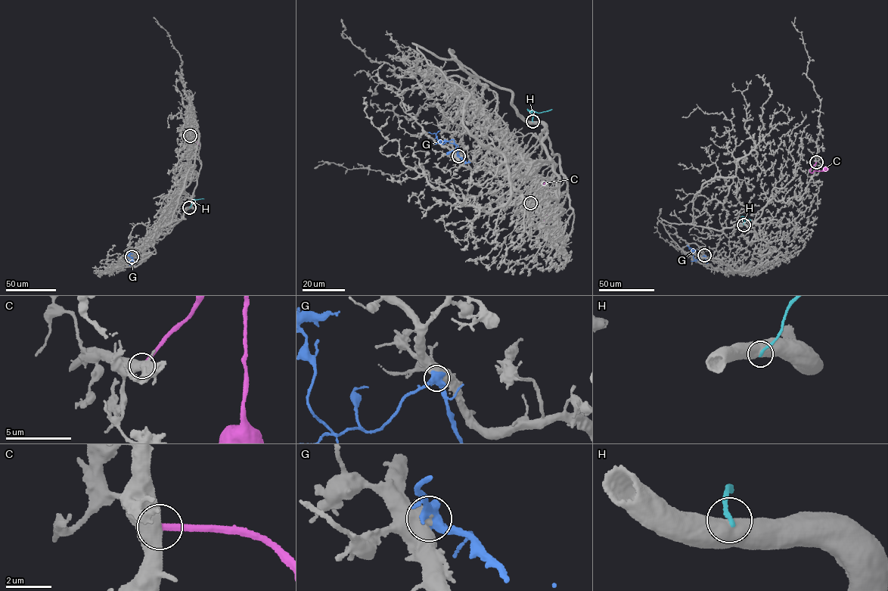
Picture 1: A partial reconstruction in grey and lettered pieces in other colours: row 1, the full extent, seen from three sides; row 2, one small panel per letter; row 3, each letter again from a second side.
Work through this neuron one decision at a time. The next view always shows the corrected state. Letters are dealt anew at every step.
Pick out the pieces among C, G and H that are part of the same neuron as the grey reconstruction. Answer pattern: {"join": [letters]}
{"join": []}

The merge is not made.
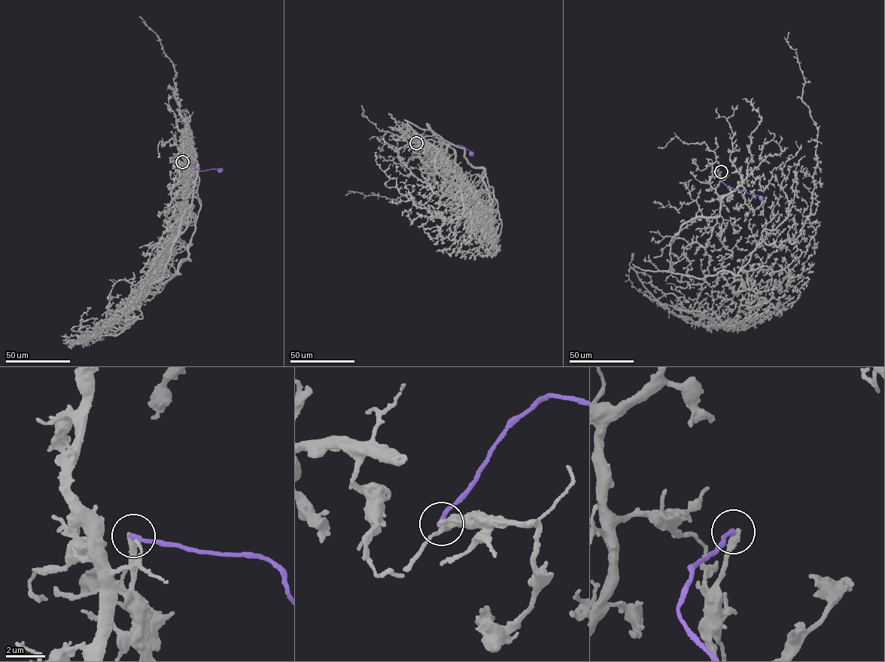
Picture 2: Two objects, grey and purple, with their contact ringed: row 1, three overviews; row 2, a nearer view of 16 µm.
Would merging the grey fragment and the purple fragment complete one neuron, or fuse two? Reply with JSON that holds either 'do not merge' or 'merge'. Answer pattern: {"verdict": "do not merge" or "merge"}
{"verdict": "do not merge"}

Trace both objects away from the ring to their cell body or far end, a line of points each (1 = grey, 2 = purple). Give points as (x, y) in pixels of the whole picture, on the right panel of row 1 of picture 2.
1: (721, 171), (719, 214), (681, 226), (667, 271), (736, 274), (762, 242), (800, 234), (818, 129), (788, 31)
2: (721, 171), (718, 178), (728, 186), (758, 195), (762, 200)

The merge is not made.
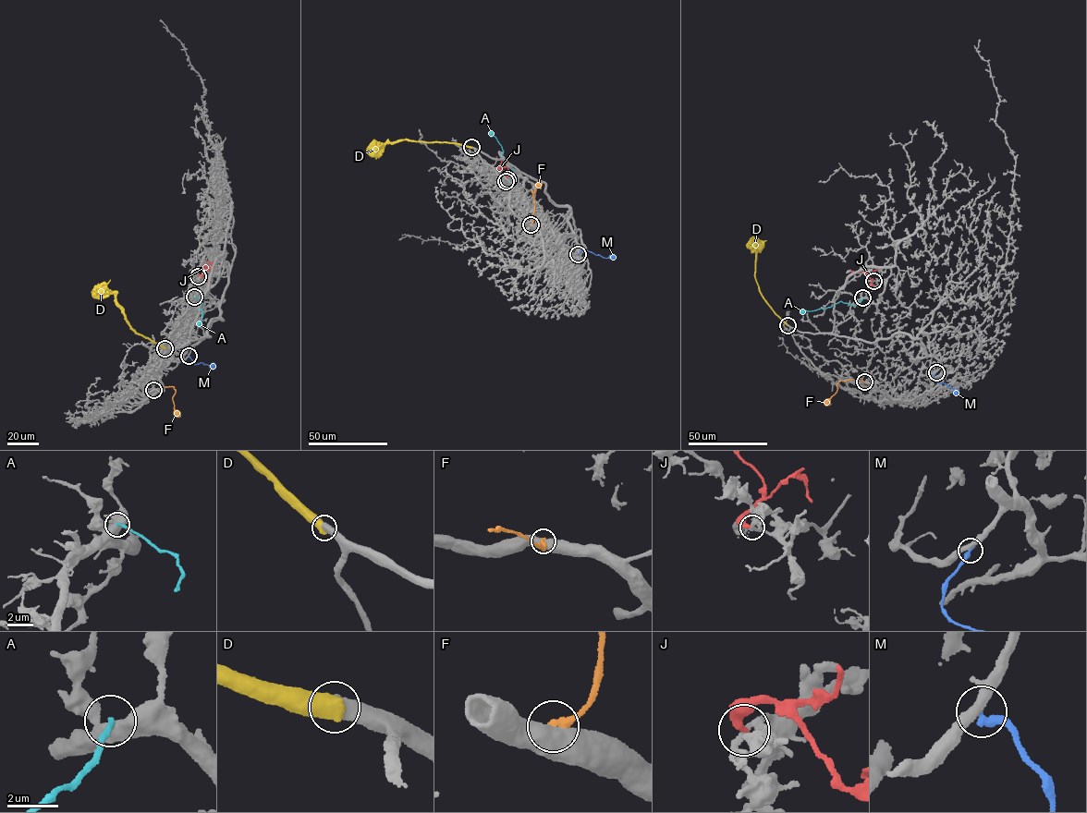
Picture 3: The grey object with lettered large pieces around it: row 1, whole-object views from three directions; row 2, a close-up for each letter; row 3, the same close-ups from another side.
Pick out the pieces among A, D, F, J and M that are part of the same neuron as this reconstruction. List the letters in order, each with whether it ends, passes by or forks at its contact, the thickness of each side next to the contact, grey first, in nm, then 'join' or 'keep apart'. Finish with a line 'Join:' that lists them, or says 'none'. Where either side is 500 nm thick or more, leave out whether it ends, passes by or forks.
A: 500 nm thick on the grey side, 200 nm on the other; keep apart
D: 600 nm thick on the grey side, 700 nm on the other; join
F: 800 nm thick on the grey side, 360 nm on the other; keep apart
J: it ends there; 200 nm thick on the grey side, 280 nm on the other; keep apart
M: it ends there; 300 nm thick on the grey side, 320 nm on the other; keep apart
Join: D

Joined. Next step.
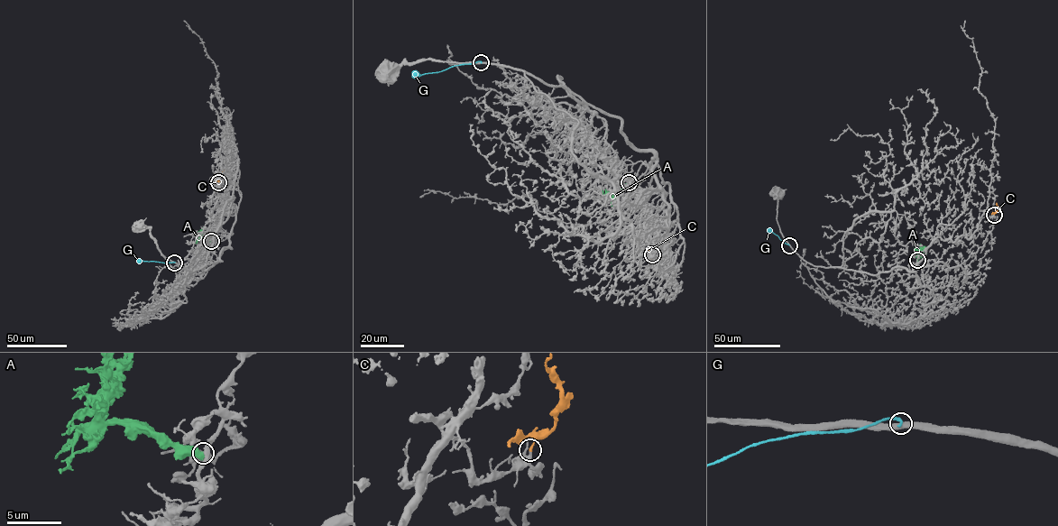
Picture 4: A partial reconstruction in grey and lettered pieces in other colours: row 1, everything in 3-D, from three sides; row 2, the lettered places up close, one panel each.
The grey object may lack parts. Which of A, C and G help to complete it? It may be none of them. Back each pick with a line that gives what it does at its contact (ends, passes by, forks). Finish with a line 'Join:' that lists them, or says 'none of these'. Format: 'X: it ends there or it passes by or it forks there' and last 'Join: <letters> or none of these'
C: it ends there
Join: C

